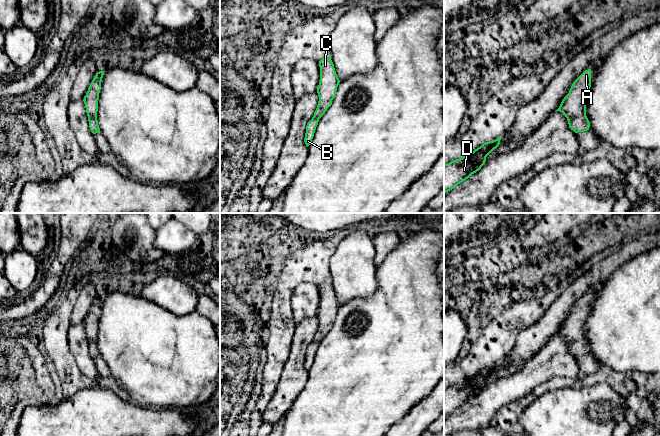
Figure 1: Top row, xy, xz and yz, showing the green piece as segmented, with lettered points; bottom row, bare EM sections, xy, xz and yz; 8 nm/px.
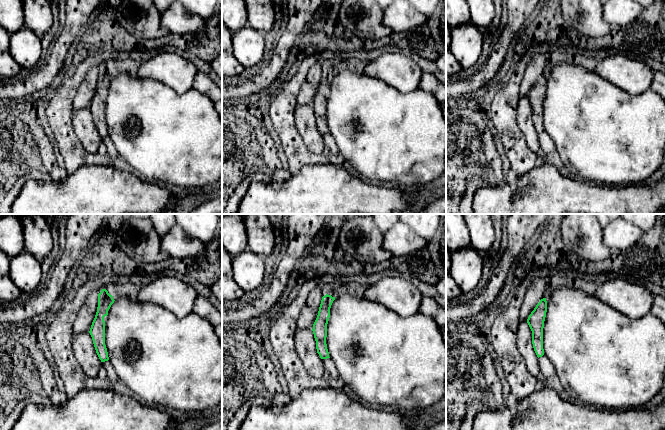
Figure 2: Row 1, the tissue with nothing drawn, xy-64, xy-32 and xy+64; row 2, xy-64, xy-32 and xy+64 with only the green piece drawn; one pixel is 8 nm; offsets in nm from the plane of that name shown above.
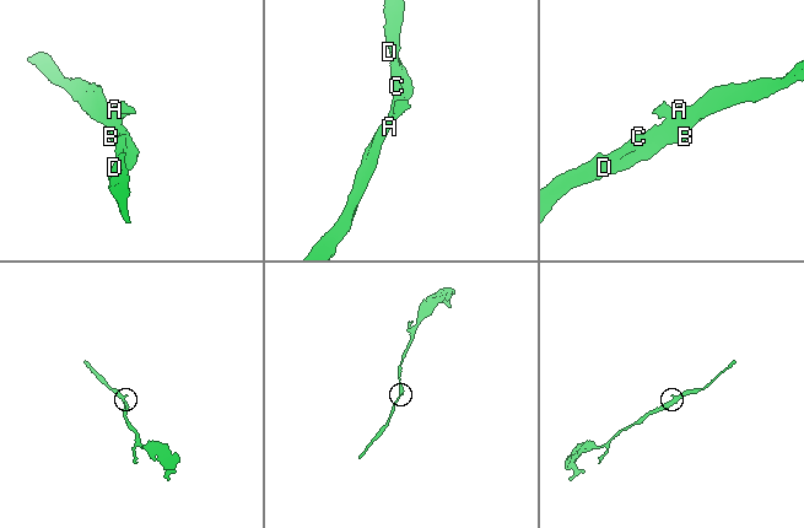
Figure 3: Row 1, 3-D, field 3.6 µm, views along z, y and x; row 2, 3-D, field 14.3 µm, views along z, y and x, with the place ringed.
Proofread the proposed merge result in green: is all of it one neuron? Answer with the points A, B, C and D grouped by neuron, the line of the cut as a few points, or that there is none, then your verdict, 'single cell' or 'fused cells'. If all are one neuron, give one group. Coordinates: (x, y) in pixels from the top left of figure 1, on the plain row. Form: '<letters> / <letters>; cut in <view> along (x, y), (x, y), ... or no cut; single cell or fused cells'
A B C D; no cut; single cell

